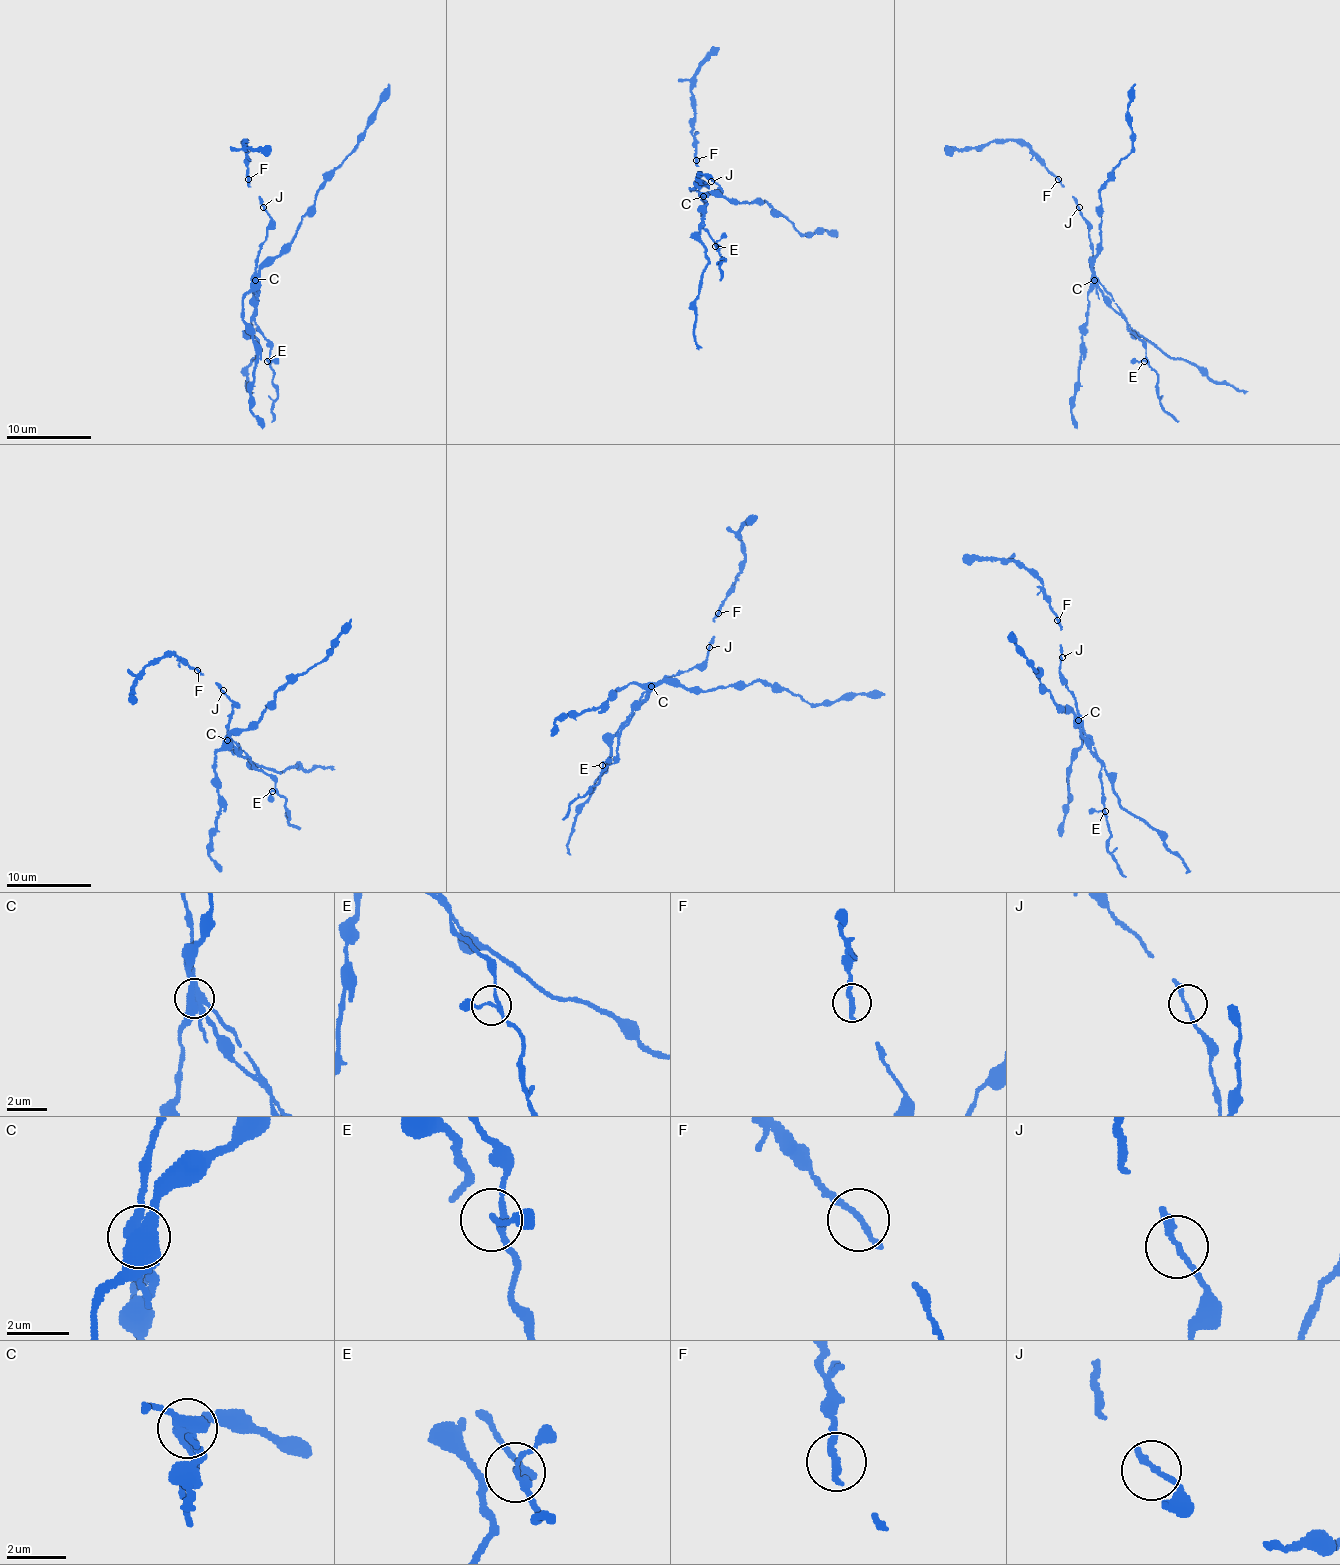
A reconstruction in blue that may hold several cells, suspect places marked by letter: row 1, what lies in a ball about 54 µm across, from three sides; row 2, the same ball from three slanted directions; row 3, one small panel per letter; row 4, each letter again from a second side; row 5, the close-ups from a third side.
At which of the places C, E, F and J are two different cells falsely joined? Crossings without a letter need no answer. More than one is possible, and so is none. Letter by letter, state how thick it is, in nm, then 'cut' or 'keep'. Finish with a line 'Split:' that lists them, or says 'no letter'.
C: 500 nm thick; cut
E: 170 nm thick; keep
F: 280 nm thick; cut
J: 170 nm thick; keep
Split: C, F

